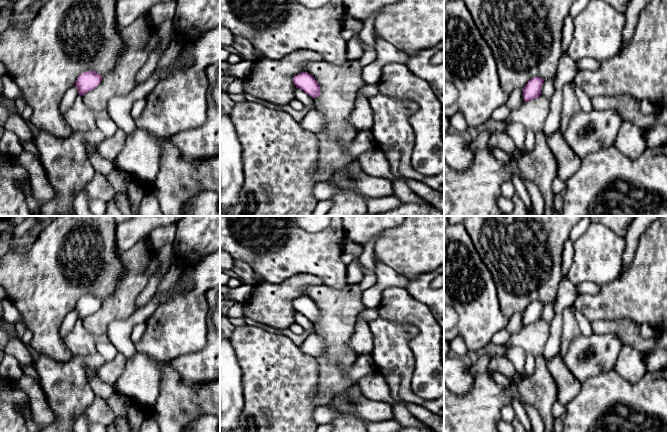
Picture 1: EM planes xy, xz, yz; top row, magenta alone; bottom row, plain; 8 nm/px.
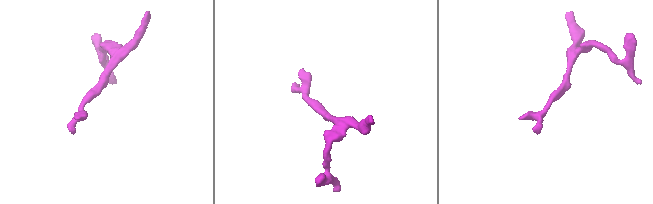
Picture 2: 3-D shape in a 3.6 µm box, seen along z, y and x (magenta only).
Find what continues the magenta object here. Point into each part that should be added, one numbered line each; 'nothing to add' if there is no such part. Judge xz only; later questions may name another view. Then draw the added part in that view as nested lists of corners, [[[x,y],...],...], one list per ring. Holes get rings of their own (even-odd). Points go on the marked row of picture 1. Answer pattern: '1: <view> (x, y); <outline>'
nothing to add

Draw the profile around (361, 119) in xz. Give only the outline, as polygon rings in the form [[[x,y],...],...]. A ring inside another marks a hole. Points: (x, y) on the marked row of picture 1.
[[[357,96],[355,108],[349,116],[348,122],[358,132],[371,130],[373,125],[373,111],[367,97]]]

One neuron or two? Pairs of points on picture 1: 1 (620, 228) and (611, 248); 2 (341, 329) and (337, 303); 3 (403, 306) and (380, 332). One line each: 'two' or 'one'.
1: two
2: one
3: two

